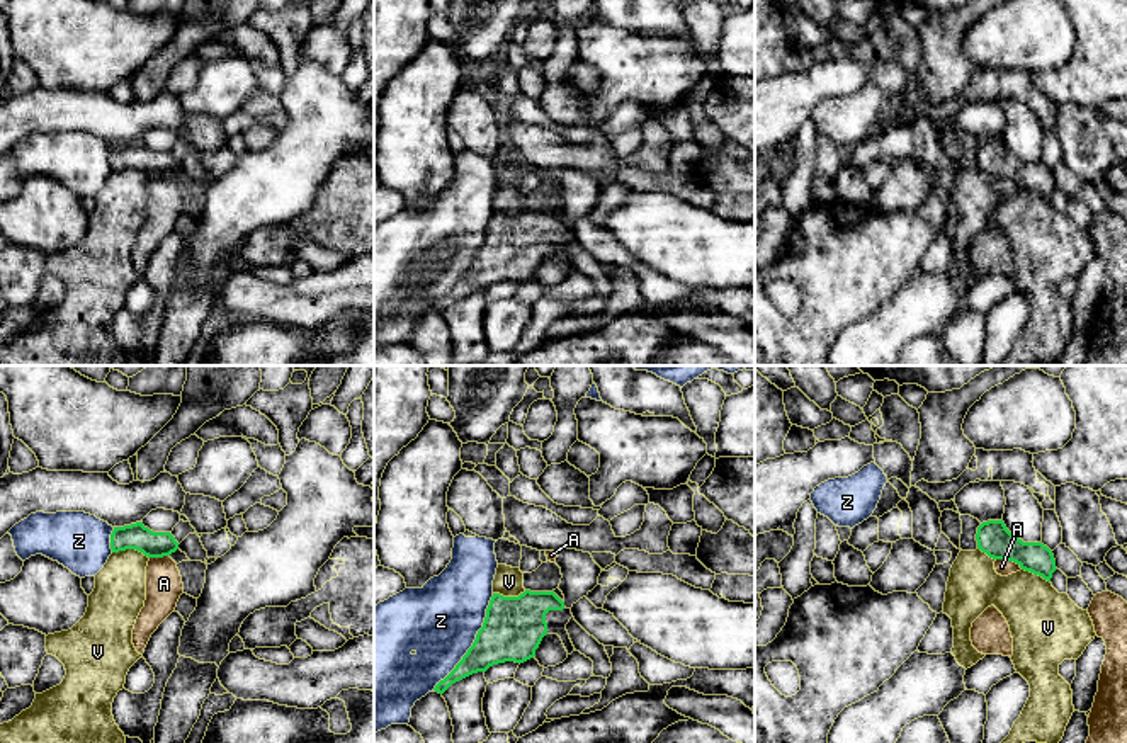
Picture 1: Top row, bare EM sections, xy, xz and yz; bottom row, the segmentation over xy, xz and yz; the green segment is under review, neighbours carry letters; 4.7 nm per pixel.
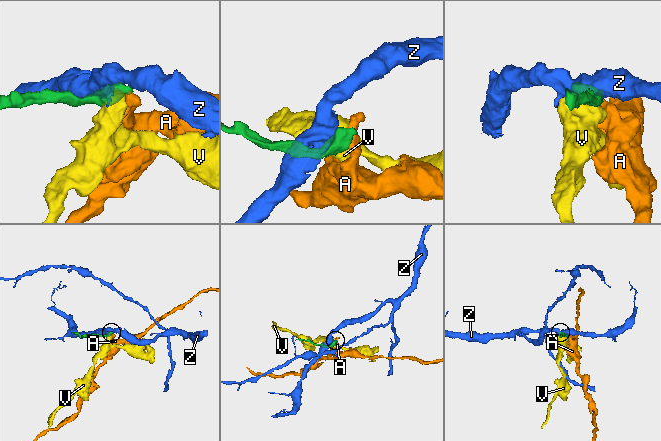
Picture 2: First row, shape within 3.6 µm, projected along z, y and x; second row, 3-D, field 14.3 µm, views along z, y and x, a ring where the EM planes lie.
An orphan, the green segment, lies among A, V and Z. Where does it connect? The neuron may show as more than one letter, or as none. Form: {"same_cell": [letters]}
{"same_cell": []}

